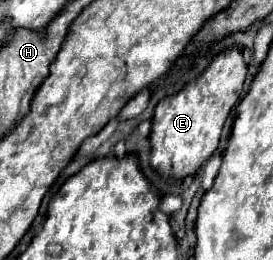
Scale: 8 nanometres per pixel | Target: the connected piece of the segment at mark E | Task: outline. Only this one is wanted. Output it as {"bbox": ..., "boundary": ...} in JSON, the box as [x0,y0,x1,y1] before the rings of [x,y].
{"bbox":[151,47,247,179],"boundary":[[[229,47],[221,53],[217,53],[207,69],[195,77],[193,81],[187,81],[175,97],[163,97],[157,107],[155,107],[155,115],[153,115],[153,127],[151,127],[151,165],[163,173],[169,175],[173,179],[183,179],[187,175],[195,175],[197,169],[213,155],[213,151],[219,145],[219,135],[223,129],[223,123],[229,115],[229,111],[233,109],[233,105],[237,103],[237,99],[243,93],[243,83],[247,77],[247,65],[243,61],[243,53],[239,47]]]}

